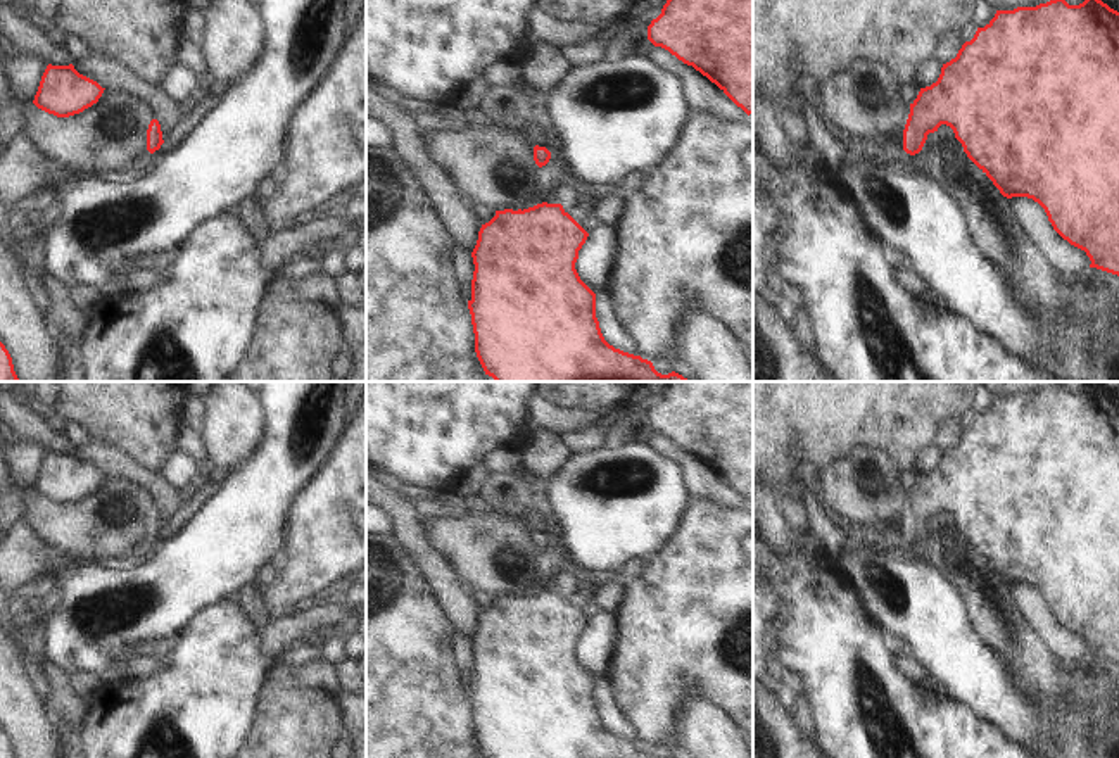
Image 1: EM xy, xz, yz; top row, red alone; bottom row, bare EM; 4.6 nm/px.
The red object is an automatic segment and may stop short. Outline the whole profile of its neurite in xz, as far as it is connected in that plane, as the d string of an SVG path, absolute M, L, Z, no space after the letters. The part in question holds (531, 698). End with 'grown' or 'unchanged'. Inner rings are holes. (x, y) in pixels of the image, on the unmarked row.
M537 591L528 596L504 596L496 597L496 603L482 611L478 618L477 632L471 639L475 658L471 666L471 685L468 687L468 696L471 701L471 711L475 720L475 739L484 755L484 758L656 758L653 749L615 736L610 732L599 715L596 704L596 680L580 666L575 649L578 646L578 637L585 630L589 620L563 596L561 591Z; unchanged

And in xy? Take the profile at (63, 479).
M48 451L33 490L57 504L69 504L97 490L104 477L97 468L79 461L73 451Z; unchanged

